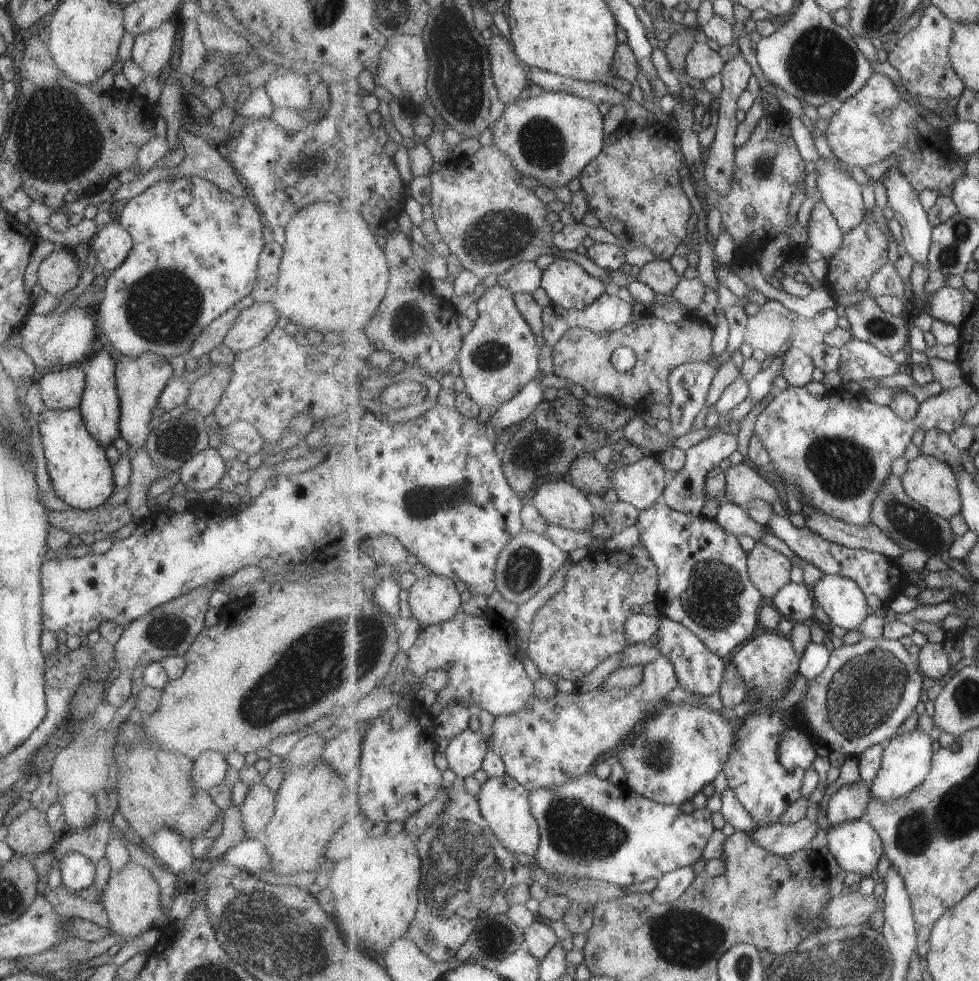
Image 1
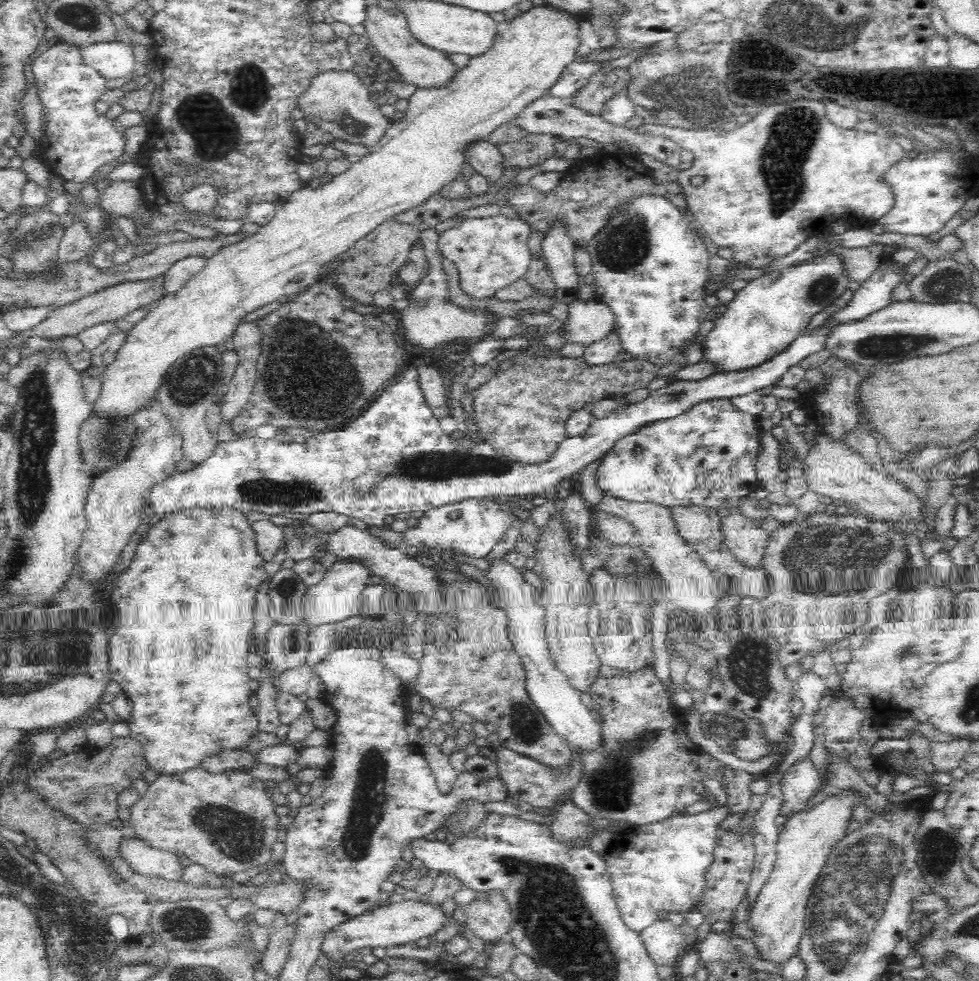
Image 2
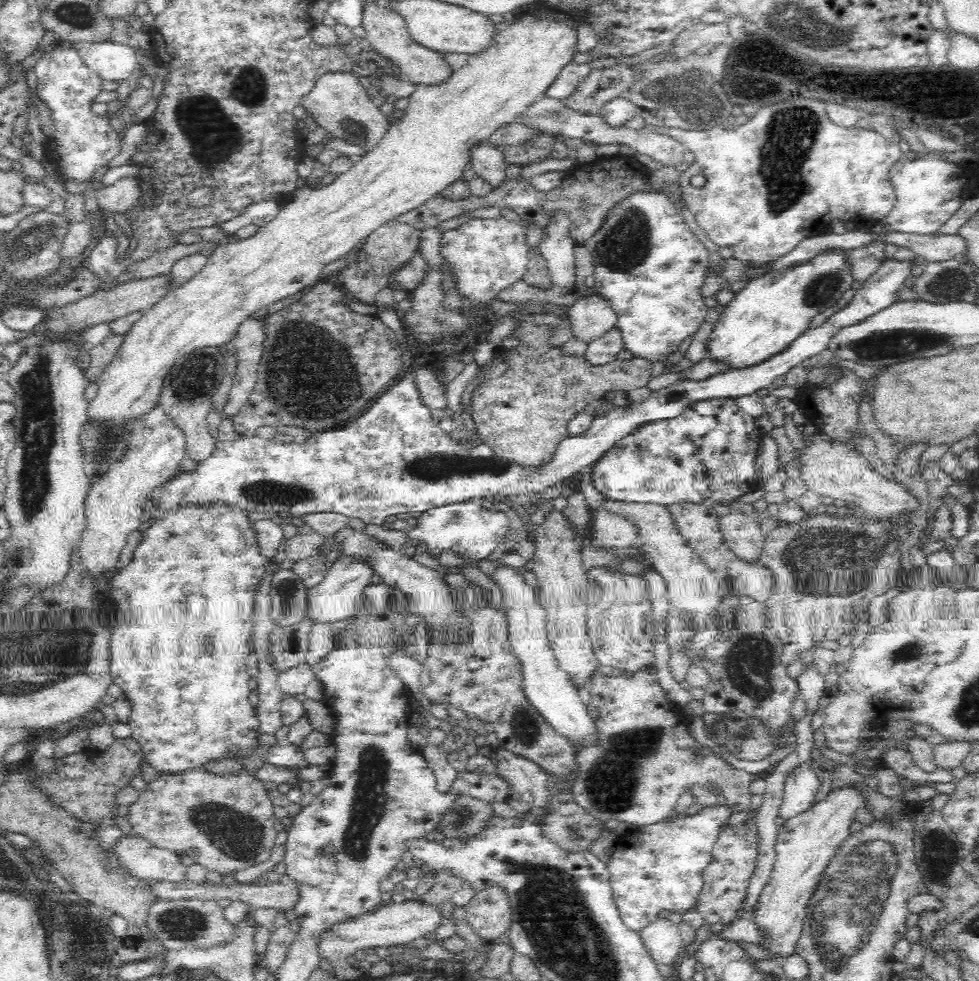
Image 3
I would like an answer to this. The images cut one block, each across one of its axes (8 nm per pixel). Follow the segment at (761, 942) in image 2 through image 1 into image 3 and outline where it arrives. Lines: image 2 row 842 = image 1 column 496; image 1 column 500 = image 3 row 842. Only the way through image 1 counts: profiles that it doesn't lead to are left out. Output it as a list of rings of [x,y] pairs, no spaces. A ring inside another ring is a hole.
[[[853,788],[832,790],[824,800],[812,804],[803,813],[785,819],[785,823],[779,827],[773,870],[768,882],[762,887],[757,903],[749,916],[759,932],[760,938],[757,945],[766,952],[766,958],[783,962],[788,956],[796,952],[796,944],[798,944],[800,934],[804,930],[809,900],[812,898],[812,893],[820,880],[820,875],[840,841],[843,841],[849,835],[850,826],[854,822],[854,811],[862,806],[864,806],[863,798],[857,790]]]

